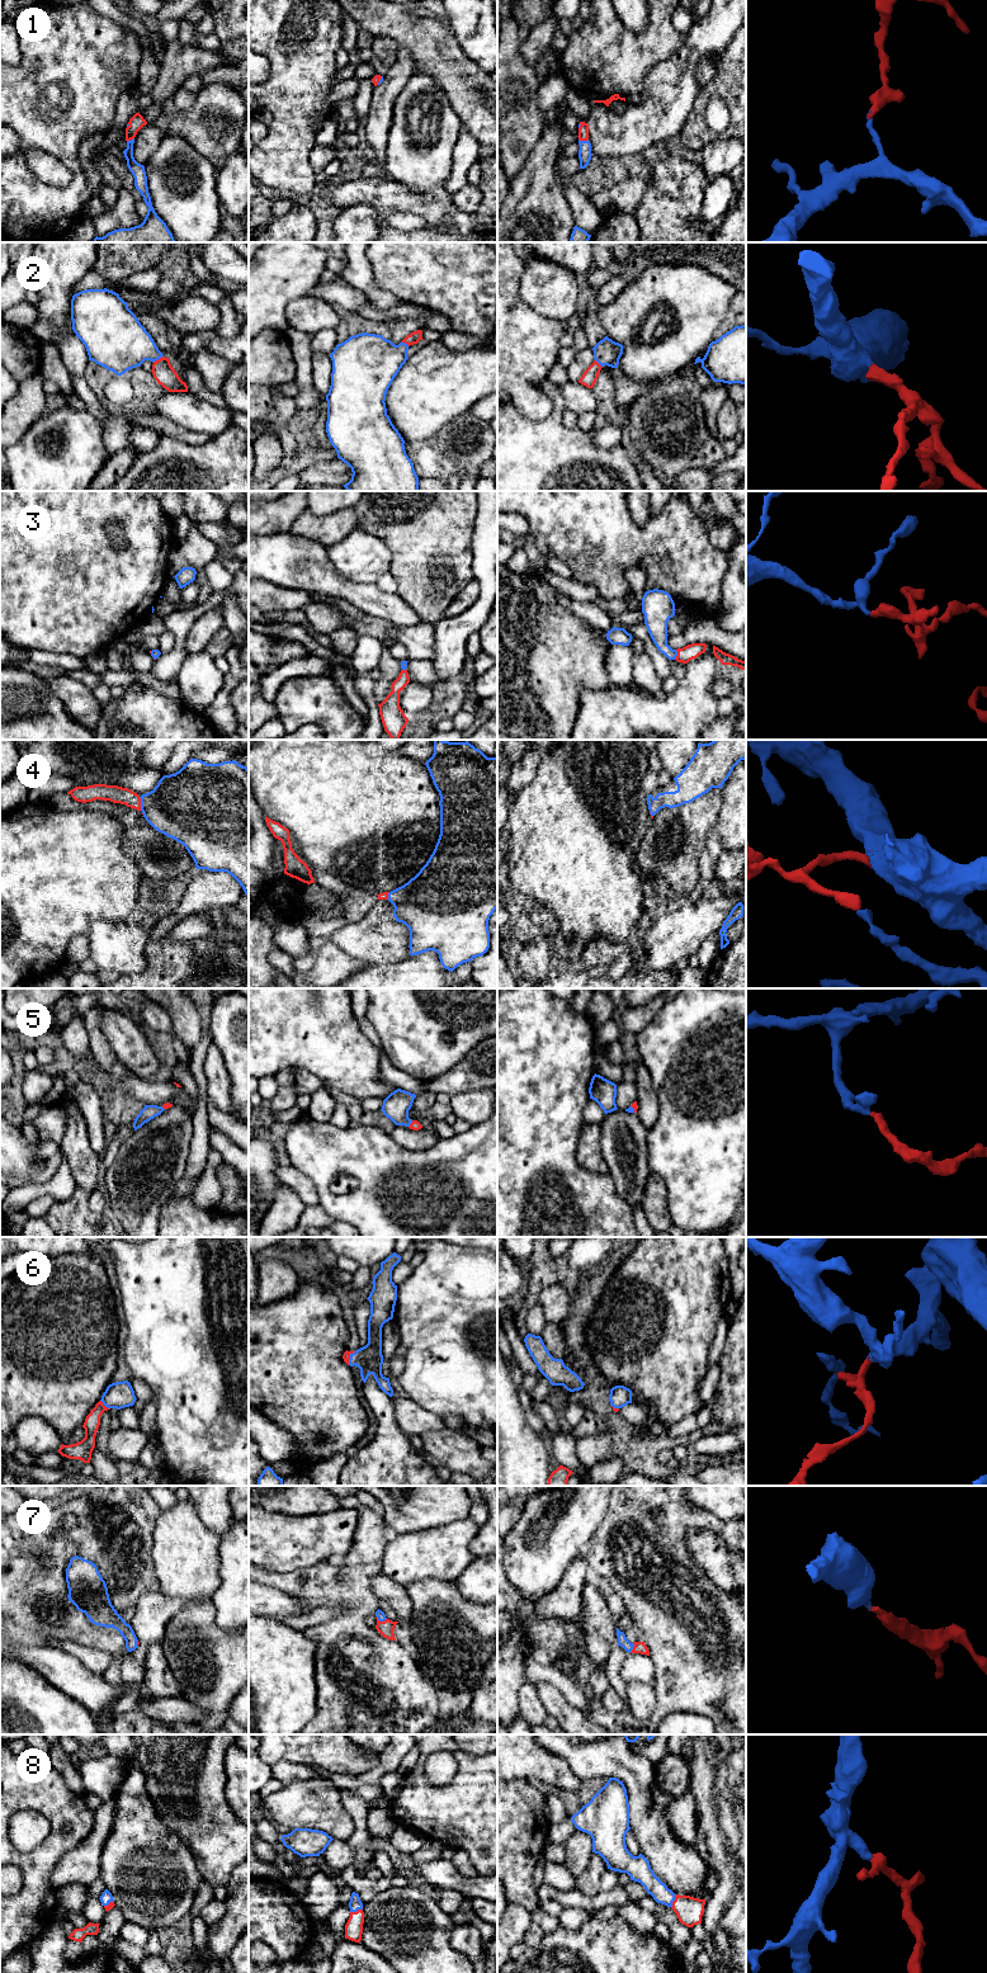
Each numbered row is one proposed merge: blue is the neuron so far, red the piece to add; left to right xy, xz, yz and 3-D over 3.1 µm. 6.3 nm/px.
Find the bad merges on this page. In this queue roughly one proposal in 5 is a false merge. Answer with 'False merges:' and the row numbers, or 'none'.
False merges: none

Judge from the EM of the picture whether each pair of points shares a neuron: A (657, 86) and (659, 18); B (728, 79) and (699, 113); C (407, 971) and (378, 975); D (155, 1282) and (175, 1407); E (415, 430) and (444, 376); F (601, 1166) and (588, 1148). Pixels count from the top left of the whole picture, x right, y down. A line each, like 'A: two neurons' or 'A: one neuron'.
A: two neurons
B: one neuron
C: one neuron
D: one neuron
E: one neuron
F: one neuron

